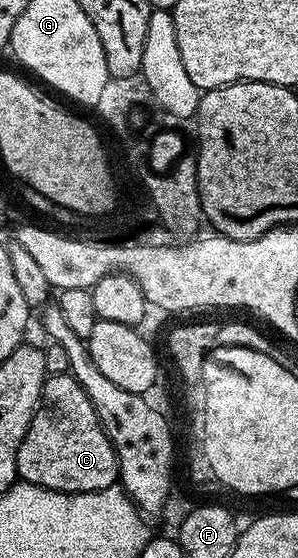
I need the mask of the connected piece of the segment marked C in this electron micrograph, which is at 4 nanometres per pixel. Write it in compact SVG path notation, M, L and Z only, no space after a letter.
M71 373L46 377L41 402L19 444L17 476L22 482L30 482L48 490L62 490L64 494L106 490L118 481L116 452L87 392Z

